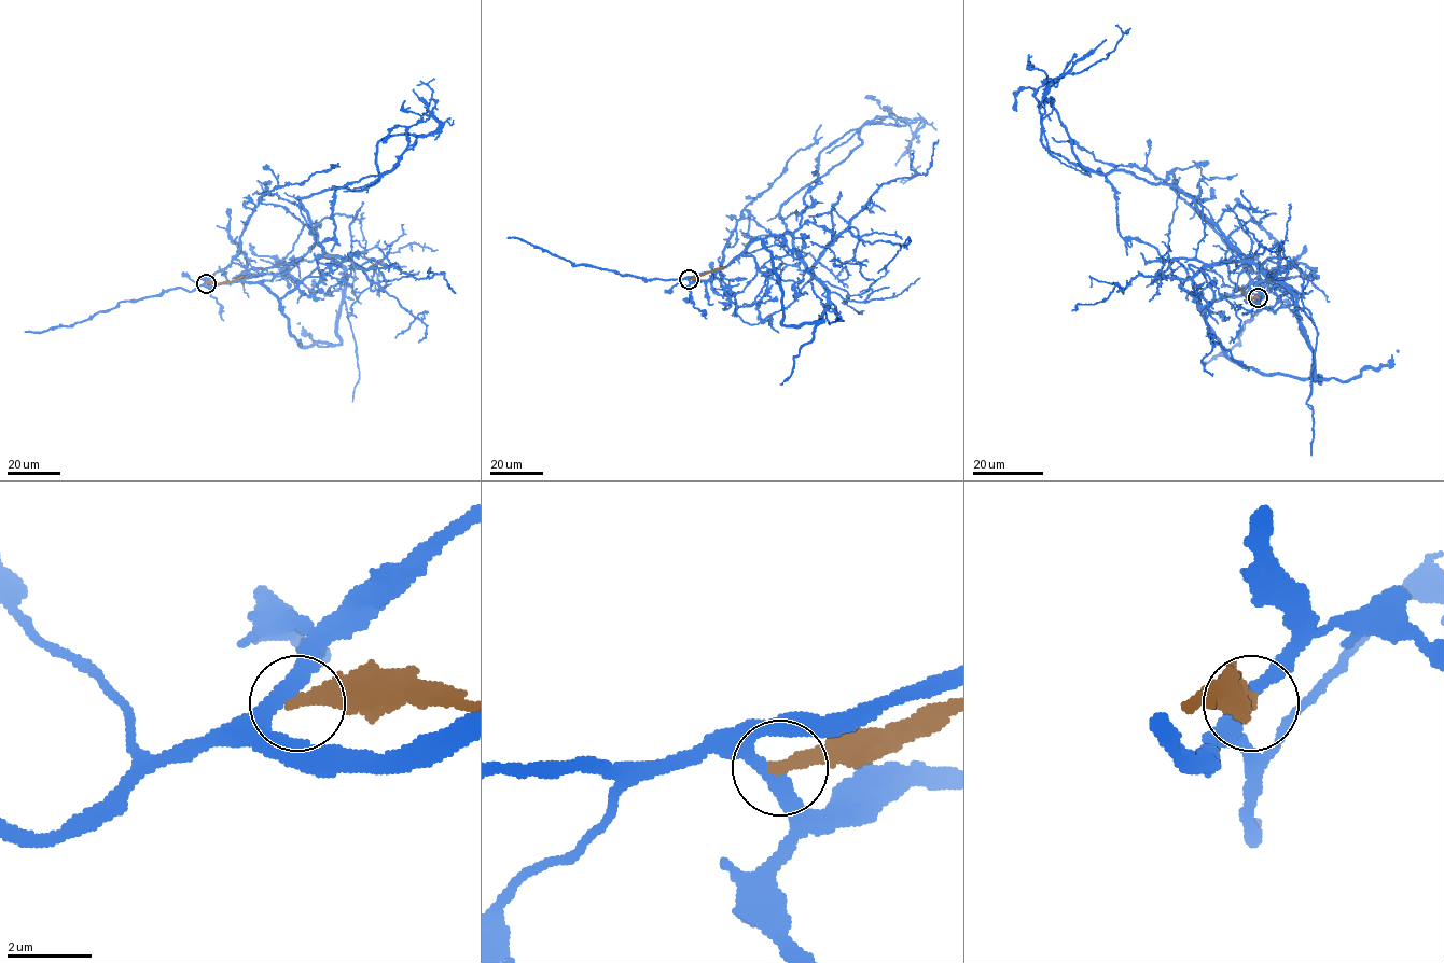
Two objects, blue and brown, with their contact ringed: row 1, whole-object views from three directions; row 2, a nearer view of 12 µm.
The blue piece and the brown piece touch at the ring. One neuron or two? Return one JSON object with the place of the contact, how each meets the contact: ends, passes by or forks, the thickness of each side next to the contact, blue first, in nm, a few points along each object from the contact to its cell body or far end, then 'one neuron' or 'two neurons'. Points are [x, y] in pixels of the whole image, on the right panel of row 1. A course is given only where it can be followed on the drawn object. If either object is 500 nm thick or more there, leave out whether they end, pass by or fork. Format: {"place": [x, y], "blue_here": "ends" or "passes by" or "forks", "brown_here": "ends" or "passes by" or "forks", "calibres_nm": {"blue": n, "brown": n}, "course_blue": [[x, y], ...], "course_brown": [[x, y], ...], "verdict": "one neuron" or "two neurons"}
{"place": [1258, 297], "blue_here": "passes by", "brown_here": "ends", "calibres_nm": {"blue": 320, "brown": 360}, "course_blue": [[1259, 297], [1223, 296], [1204, 318], [1179, 263], [1122, 237], [1100, 171], [1042, 144], [1035, 93], [1128, 33]], "course_brown": [[1259, 297], [1247, 296], [1240, 288]], "verdict": "two neurons"}

